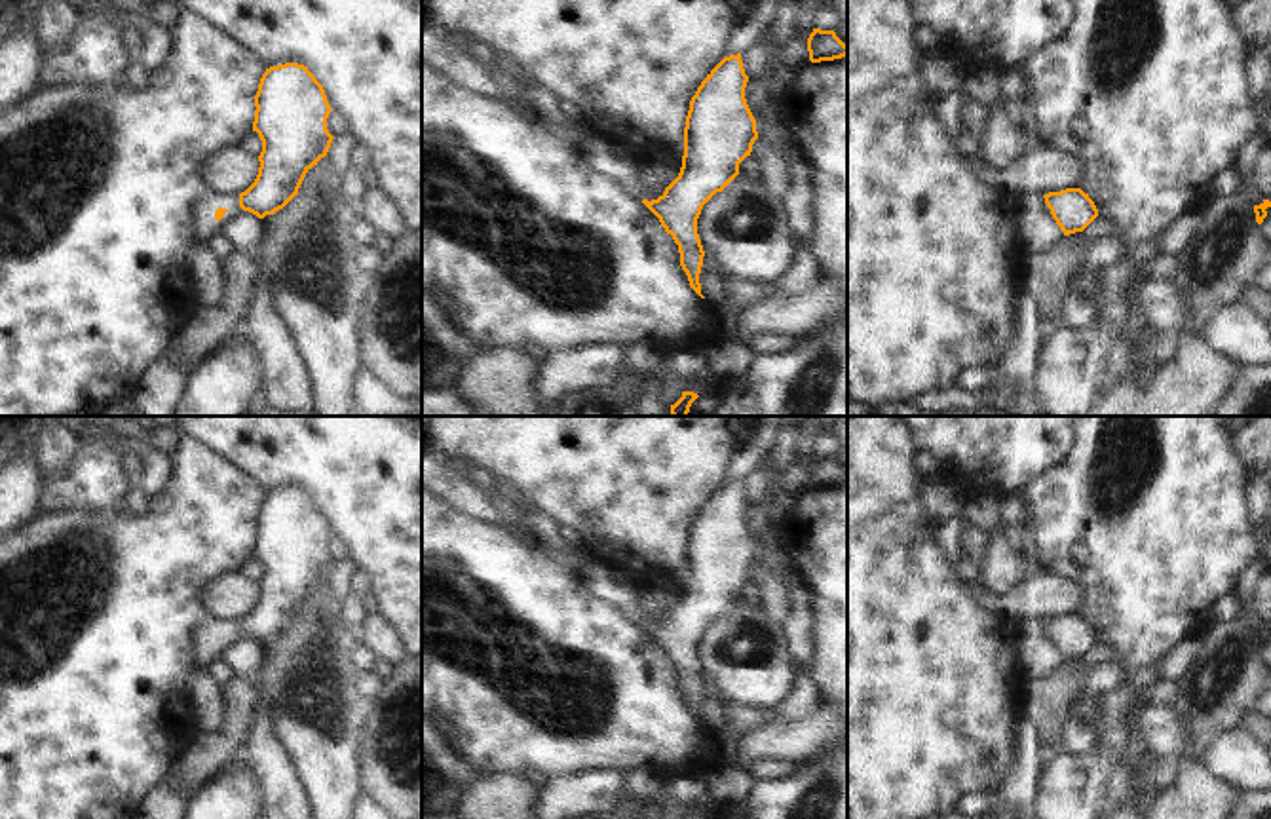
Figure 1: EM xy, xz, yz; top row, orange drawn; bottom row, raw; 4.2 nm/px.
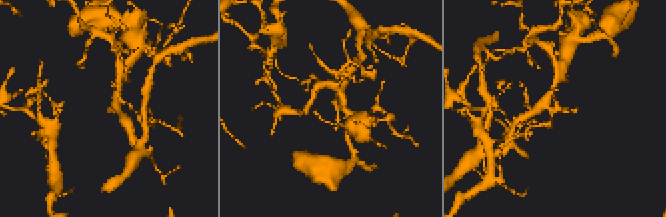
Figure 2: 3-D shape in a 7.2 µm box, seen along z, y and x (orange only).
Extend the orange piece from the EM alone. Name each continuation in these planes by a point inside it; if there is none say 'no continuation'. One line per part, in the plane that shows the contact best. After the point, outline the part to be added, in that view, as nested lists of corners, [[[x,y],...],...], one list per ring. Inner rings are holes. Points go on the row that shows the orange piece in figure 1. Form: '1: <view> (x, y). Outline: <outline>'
1: xz (597, 152). Outline: [[[585,135],[578,143],[578,152],[581,154],[583,162],[597,171],[598,175],[614,181],[616,184],[623,186],[633,200],[657,200],[663,196],[665,188],[650,188],[640,181],[640,173],[636,171],[635,163],[617,158],[612,152],[612,143],[606,139],[598,139],[595,135]]]

